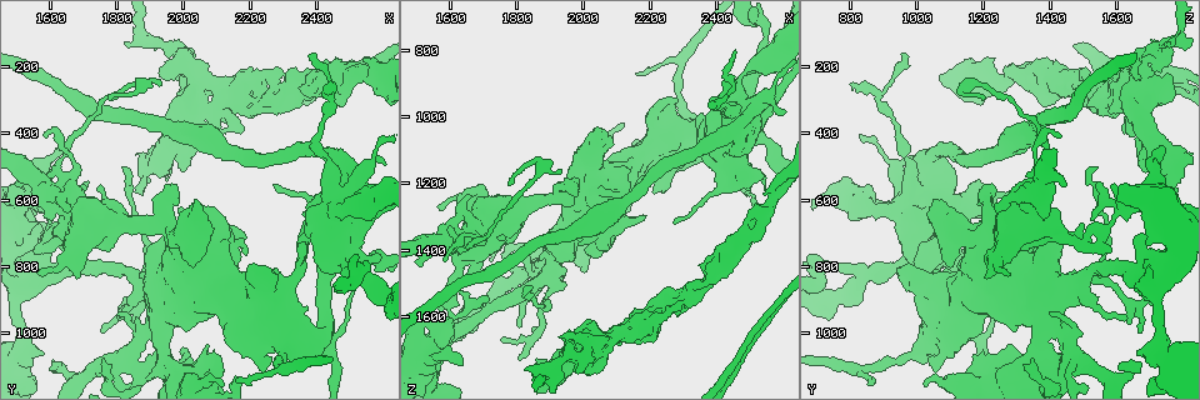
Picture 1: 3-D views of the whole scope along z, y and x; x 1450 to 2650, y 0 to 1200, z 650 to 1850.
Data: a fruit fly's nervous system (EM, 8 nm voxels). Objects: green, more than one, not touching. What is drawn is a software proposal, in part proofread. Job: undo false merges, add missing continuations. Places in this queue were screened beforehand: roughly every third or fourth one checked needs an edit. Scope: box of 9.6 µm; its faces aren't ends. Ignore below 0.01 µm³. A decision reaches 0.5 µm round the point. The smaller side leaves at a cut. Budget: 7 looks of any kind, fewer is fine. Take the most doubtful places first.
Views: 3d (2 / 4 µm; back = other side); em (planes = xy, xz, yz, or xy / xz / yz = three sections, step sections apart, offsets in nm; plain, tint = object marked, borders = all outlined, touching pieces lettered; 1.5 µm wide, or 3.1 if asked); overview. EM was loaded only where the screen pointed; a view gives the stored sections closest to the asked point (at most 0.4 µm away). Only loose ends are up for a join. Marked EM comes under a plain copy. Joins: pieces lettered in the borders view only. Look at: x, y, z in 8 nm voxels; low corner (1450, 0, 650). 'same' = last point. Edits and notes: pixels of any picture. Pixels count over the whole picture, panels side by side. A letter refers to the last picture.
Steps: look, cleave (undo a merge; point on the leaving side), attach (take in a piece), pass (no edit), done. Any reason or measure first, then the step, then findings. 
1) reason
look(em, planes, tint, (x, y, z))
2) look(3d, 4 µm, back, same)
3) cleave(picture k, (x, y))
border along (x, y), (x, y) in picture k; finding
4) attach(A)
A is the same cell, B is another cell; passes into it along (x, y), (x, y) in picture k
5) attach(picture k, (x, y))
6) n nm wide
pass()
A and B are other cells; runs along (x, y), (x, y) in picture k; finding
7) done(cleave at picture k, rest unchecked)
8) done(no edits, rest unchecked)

branch stops here
look(3d, 2 µm, (2120, 400, 1650))

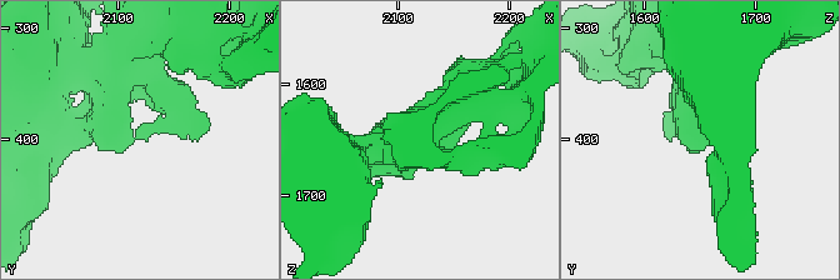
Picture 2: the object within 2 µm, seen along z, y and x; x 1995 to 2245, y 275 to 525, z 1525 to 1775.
look(em, xy, step 4, tint, (2124, 394, 1650))

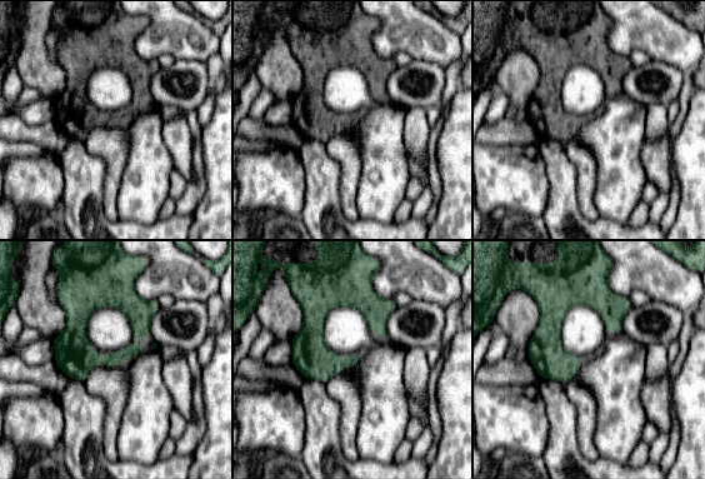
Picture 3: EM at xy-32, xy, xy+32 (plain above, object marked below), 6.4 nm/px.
cut it another way
look(em, planes, borders, same)

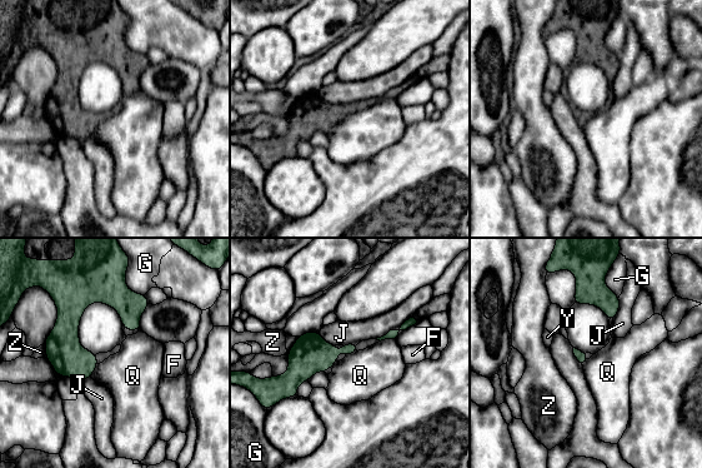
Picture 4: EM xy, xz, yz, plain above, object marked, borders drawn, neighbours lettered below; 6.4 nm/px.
pass()
F, G, J, Q, Y and Z are other cells; runs along (123, 284), (69, 314), (61, 373) in picture 4; none of them fits

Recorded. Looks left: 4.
end of a long branch
look(em, xz, step 8, borders, (1820, 500, 1540))

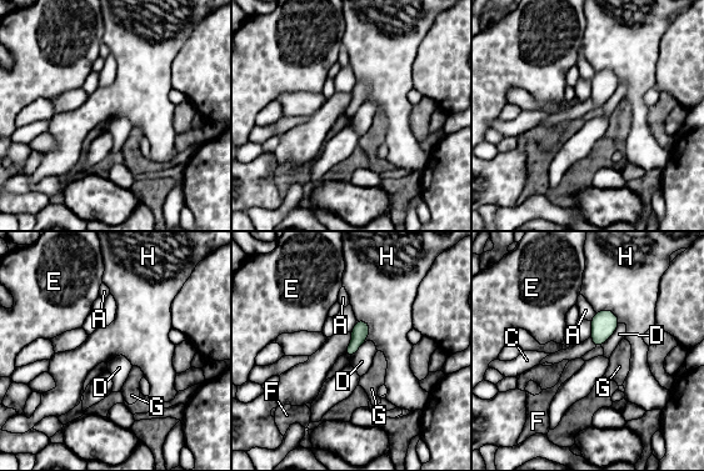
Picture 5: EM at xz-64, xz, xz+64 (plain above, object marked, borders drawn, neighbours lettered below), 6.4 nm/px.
look(em, yz, step 4, borders, same)

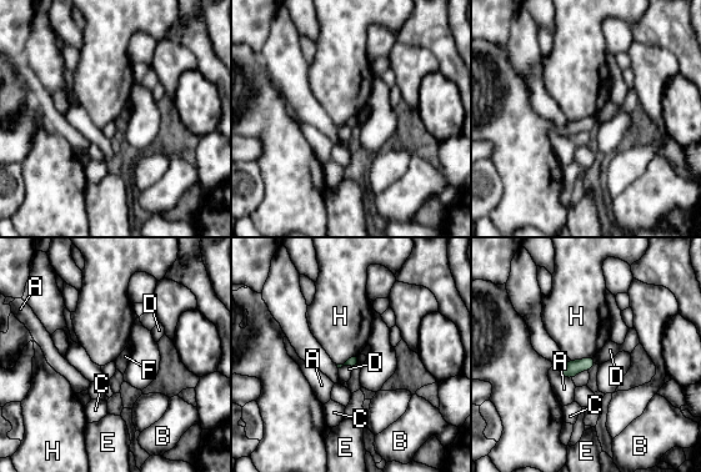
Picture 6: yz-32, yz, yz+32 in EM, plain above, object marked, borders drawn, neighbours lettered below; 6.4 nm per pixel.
pass()
A, B, C, D, E, F and H are other cells; none of them fits

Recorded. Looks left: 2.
branch stops here
look(em, planes, borders, (1780, 300, 1200))

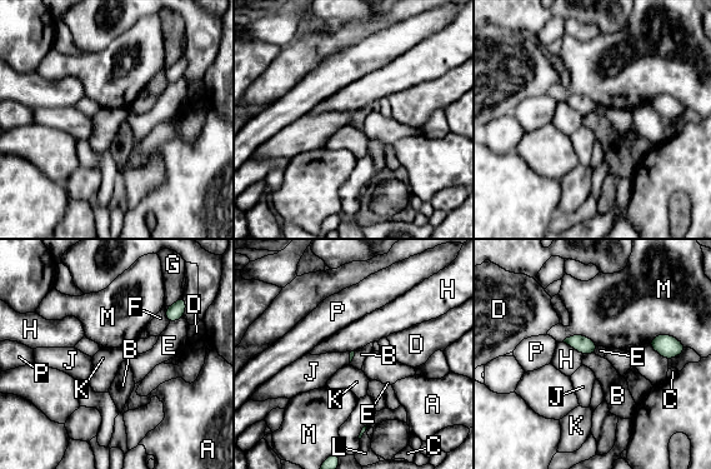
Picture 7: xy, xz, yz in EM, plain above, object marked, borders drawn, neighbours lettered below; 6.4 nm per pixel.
M touches over 240 nm
pass()
A, B, C, D, E, F, G, H, J, K, L, M and P are other cells; border along (594, 353), (584, 355) in picture 7; none of them fits

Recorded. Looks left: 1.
done(no edits, rest unchecked)

